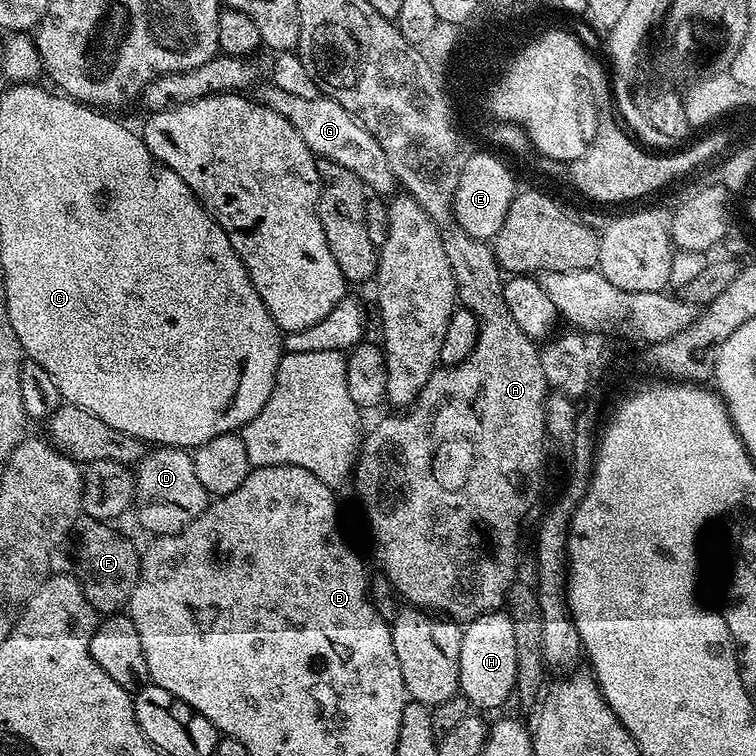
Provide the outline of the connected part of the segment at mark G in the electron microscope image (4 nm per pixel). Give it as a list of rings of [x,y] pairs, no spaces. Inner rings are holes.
[[[274,83],[265,84],[260,96],[258,95],[259,103],[274,110],[274,114],[282,114],[282,118],[286,118],[286,122],[290,122],[290,126],[294,126],[294,130],[302,134],[302,142],[306,142],[313,156],[321,160],[338,162],[338,166],[346,166],[346,170],[358,174],[358,178],[365,186],[371,191],[372,188],[376,191],[373,193],[384,194],[380,192],[393,191],[392,167],[386,154],[382,154],[382,146],[378,146],[376,139],[341,104],[323,94],[313,100],[297,98],[286,90],[278,90],[278,86]]]

